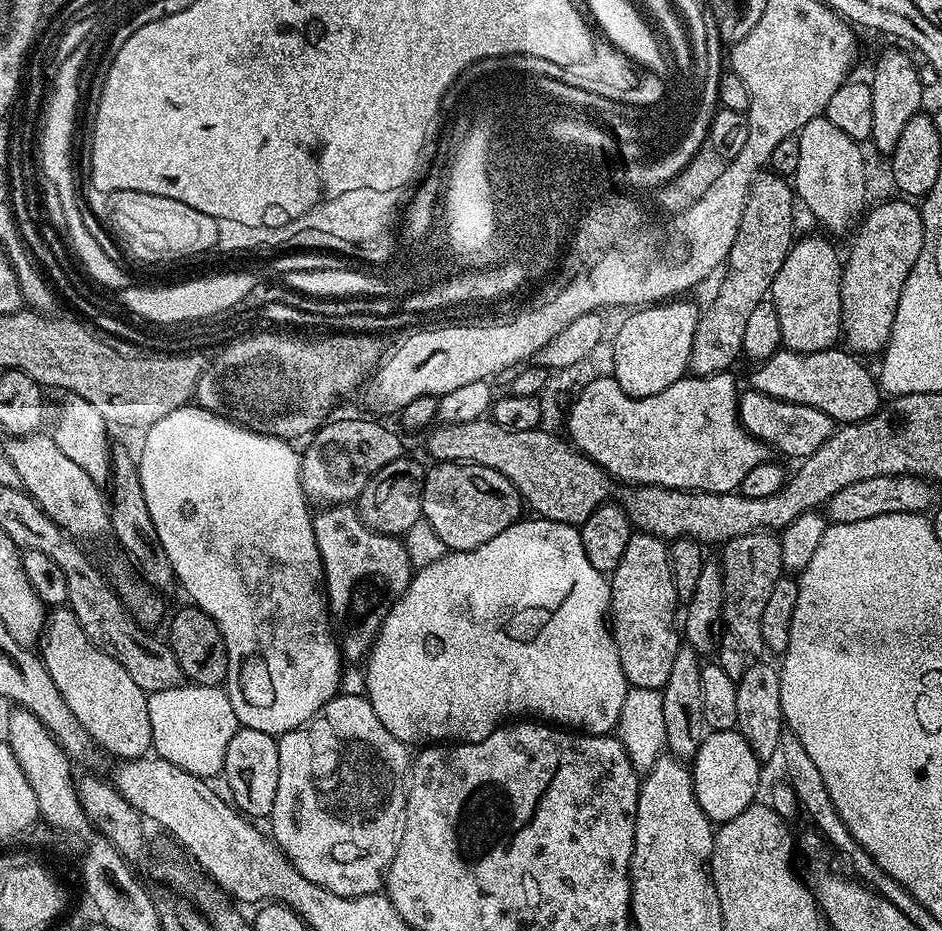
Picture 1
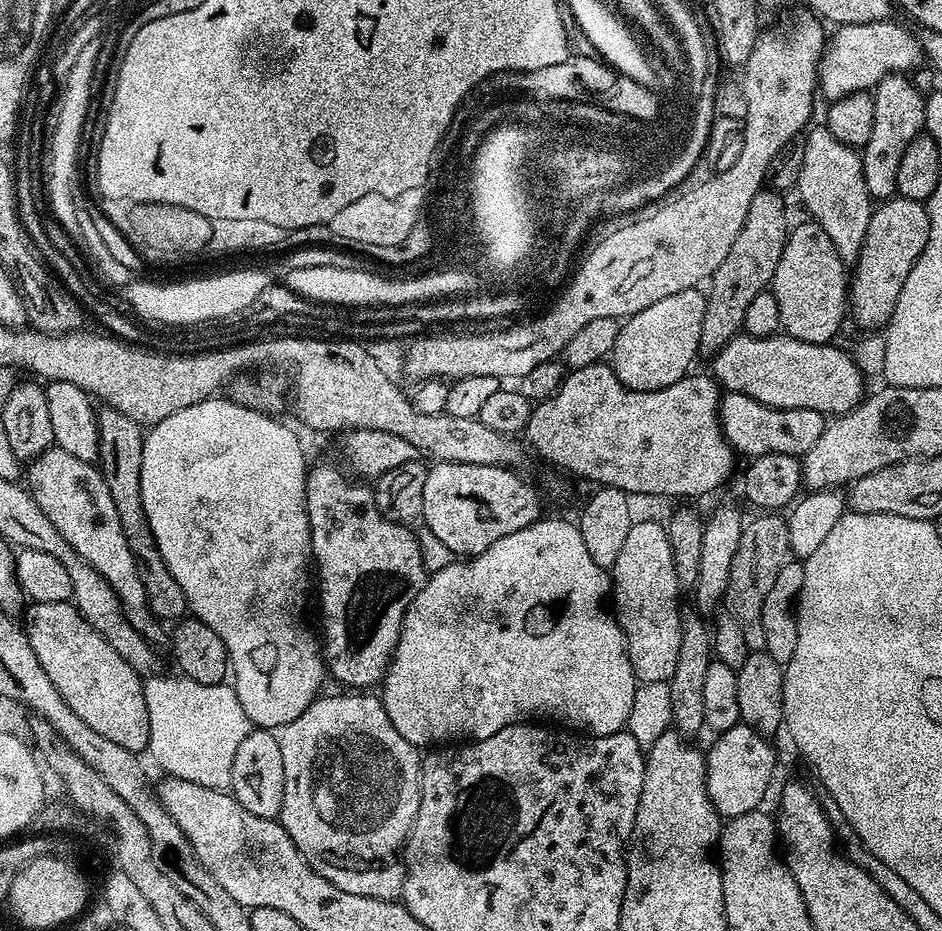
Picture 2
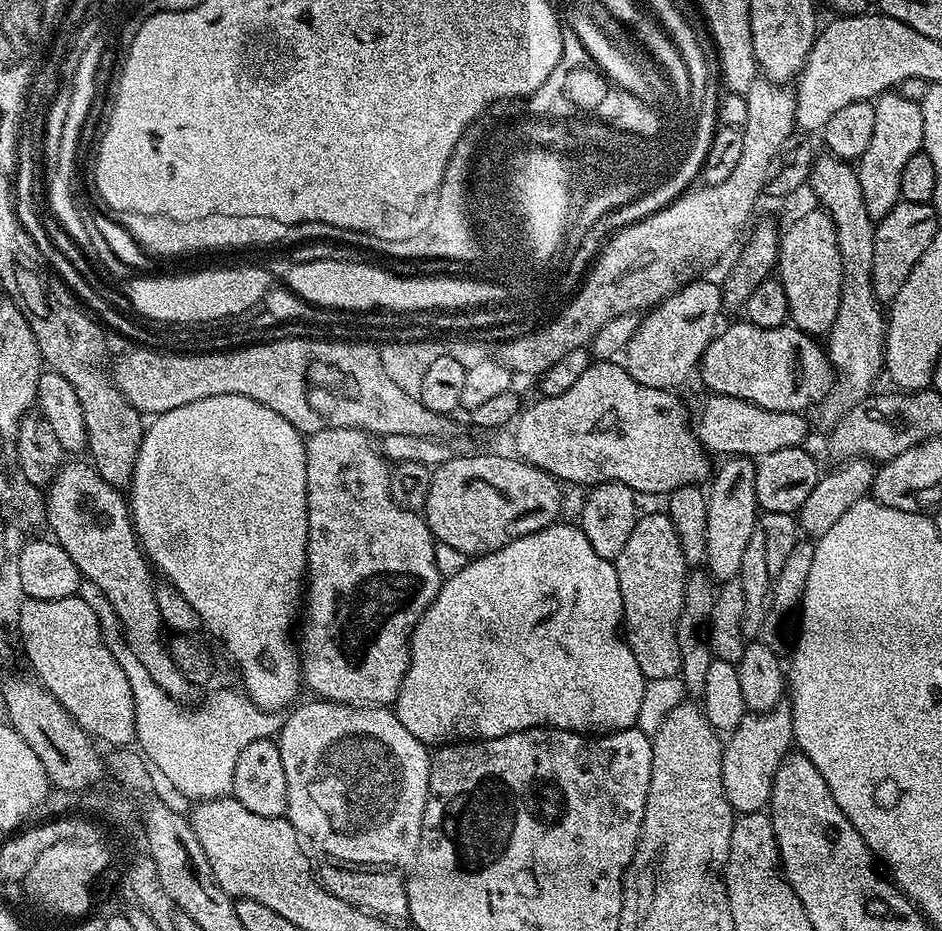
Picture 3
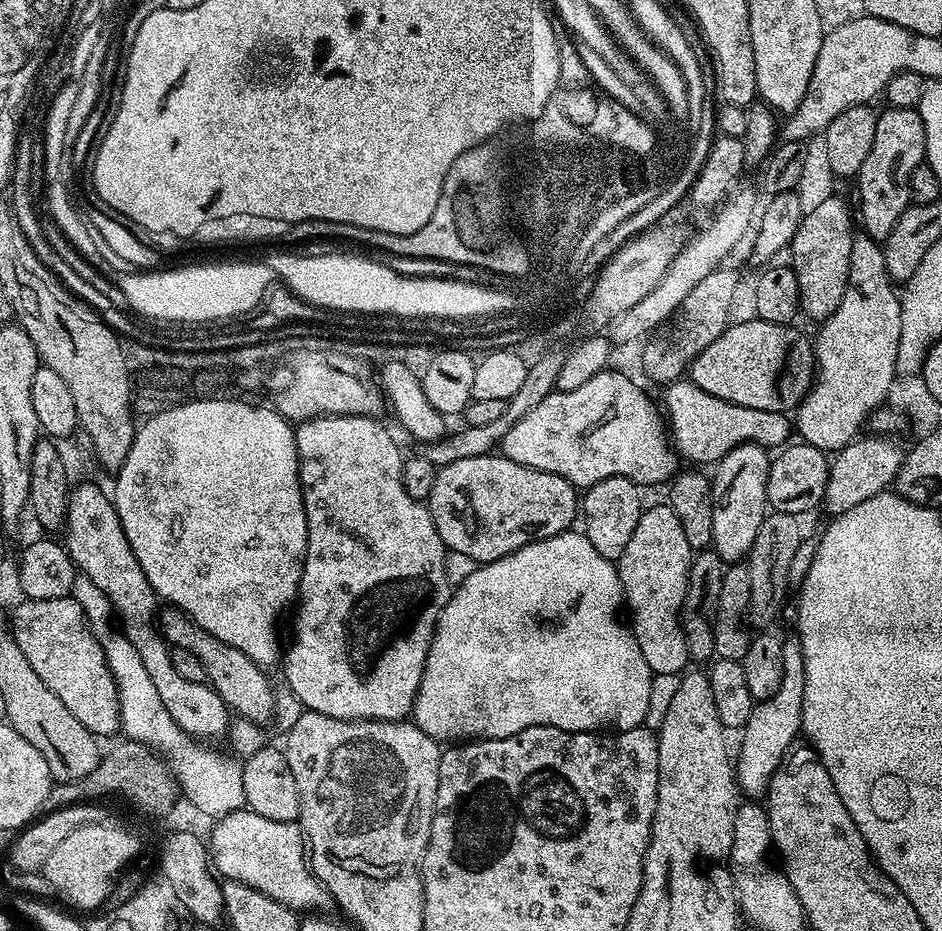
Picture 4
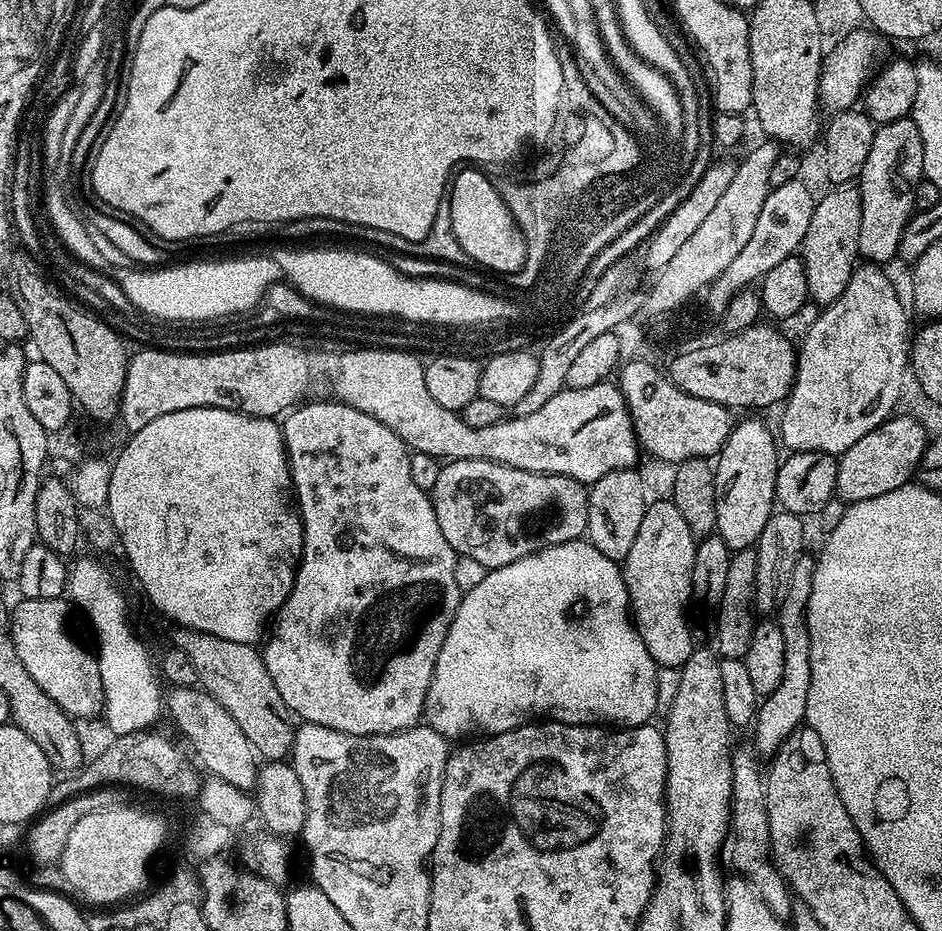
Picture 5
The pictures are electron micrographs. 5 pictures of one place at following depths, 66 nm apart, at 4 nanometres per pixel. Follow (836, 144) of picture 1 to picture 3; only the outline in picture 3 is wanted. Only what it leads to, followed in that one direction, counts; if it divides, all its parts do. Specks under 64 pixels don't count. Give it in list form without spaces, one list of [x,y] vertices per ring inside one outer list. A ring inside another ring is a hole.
[[[831,154],[821,155],[812,166],[811,188],[820,199],[819,207],[834,222],[842,254],[842,294],[838,302],[838,318],[834,318],[834,326],[826,333],[826,351],[838,377],[835,399],[840,399],[844,406],[851,406],[873,391],[872,383],[885,371],[884,345],[888,339],[888,321],[872,285],[876,224],[866,214],[862,186],[858,186],[856,169],[849,161]]]

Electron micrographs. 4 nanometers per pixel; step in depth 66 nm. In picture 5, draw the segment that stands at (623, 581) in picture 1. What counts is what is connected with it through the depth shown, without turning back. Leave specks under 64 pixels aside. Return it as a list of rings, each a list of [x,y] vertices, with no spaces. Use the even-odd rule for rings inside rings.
[[[670,498],[656,500],[644,509],[642,526],[638,526],[638,534],[634,537],[634,546],[630,546],[630,554],[622,561],[622,571],[630,615],[636,625],[642,642],[646,642],[646,650],[650,650],[650,658],[661,668],[678,668],[687,662],[694,647],[692,632],[688,629],[688,620],[684,615],[688,612],[688,600],[693,599],[692,575],[694,574],[694,554],[698,538],[686,526],[678,506]]]

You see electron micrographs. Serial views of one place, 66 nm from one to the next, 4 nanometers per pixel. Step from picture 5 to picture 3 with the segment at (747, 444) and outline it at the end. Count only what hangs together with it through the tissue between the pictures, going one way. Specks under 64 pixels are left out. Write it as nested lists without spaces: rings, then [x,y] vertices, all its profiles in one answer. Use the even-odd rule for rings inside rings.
[[[734,456],[725,459],[723,463],[717,472],[715,469],[714,479],[711,481],[712,488],[707,489],[706,570],[717,582],[739,577],[742,557],[746,555],[746,546],[750,543],[750,534],[754,534],[758,515],[754,494],[756,460],[746,456]]]

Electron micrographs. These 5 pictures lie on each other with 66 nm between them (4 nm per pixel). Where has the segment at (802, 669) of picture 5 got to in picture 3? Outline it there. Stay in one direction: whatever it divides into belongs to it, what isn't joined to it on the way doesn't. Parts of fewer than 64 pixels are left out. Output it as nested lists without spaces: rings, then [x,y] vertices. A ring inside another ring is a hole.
[[[781,702],[778,707],[771,708],[768,712],[745,714],[742,722],[727,737],[722,754],[722,786],[733,813],[759,812],[769,807],[772,799],[772,783],[778,774],[778,766],[784,761],[793,744],[792,709],[787,703]]]

